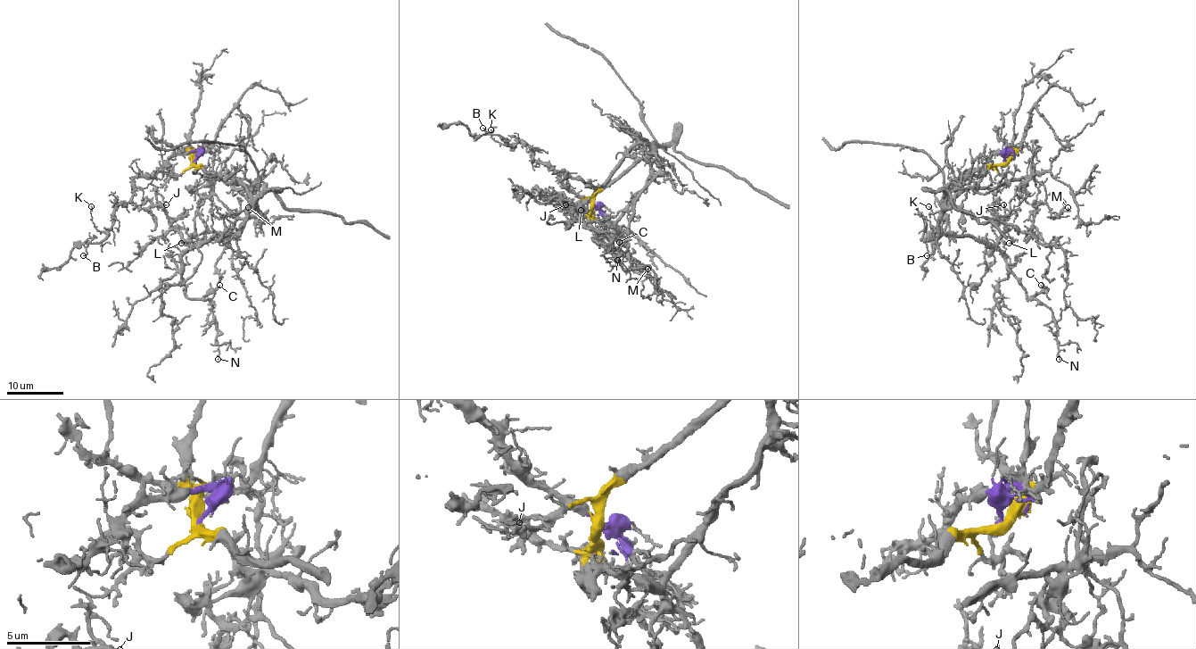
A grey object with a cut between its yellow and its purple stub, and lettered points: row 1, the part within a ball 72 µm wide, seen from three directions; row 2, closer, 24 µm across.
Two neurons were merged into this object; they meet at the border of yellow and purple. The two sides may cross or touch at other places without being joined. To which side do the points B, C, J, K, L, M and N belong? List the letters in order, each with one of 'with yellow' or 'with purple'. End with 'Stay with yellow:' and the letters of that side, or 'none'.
B: with purple
C: with yellow
J: with yellow
K: with purple
L: with yellow
M: with yellow
N: with yellow
Stay with yellow: C, J, L, M, N

